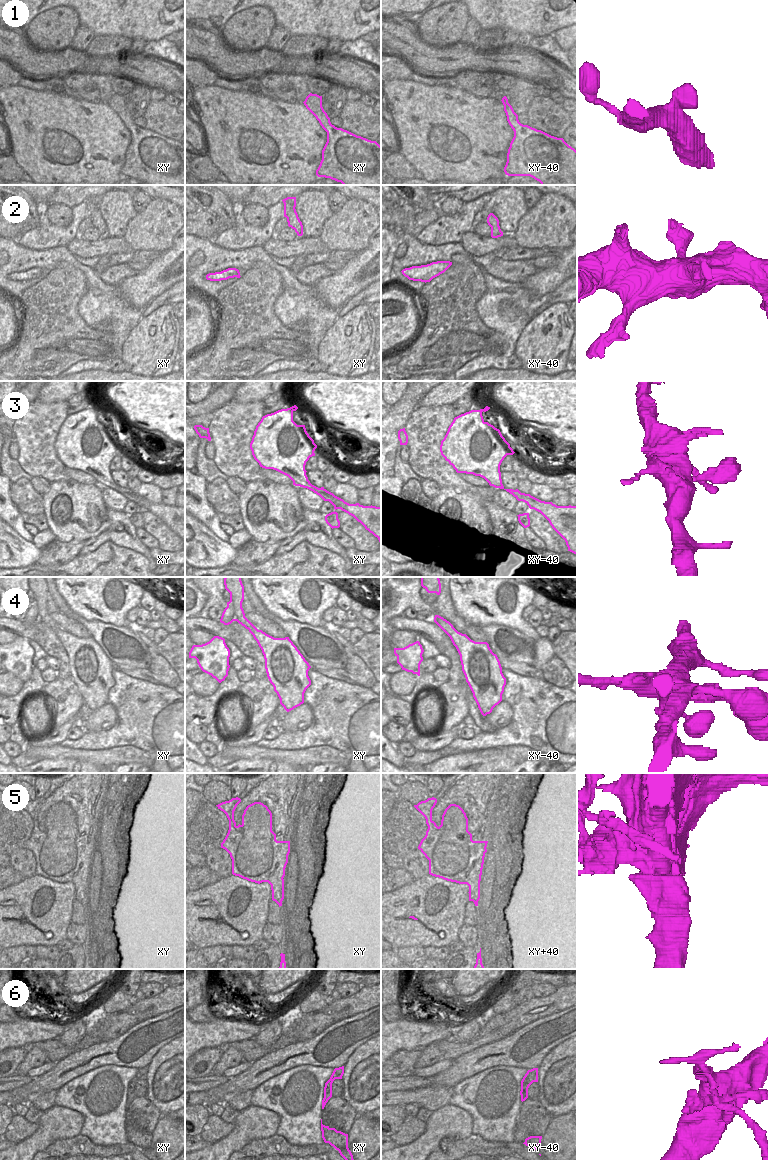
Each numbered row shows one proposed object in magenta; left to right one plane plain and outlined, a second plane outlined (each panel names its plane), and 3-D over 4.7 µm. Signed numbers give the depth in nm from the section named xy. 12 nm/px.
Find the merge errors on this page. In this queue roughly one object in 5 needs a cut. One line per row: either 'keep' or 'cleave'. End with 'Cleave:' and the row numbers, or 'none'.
1: keep
2: keep
3: keep
4: cleave
5: cleave
6: keep
Cleave: 4, 5

